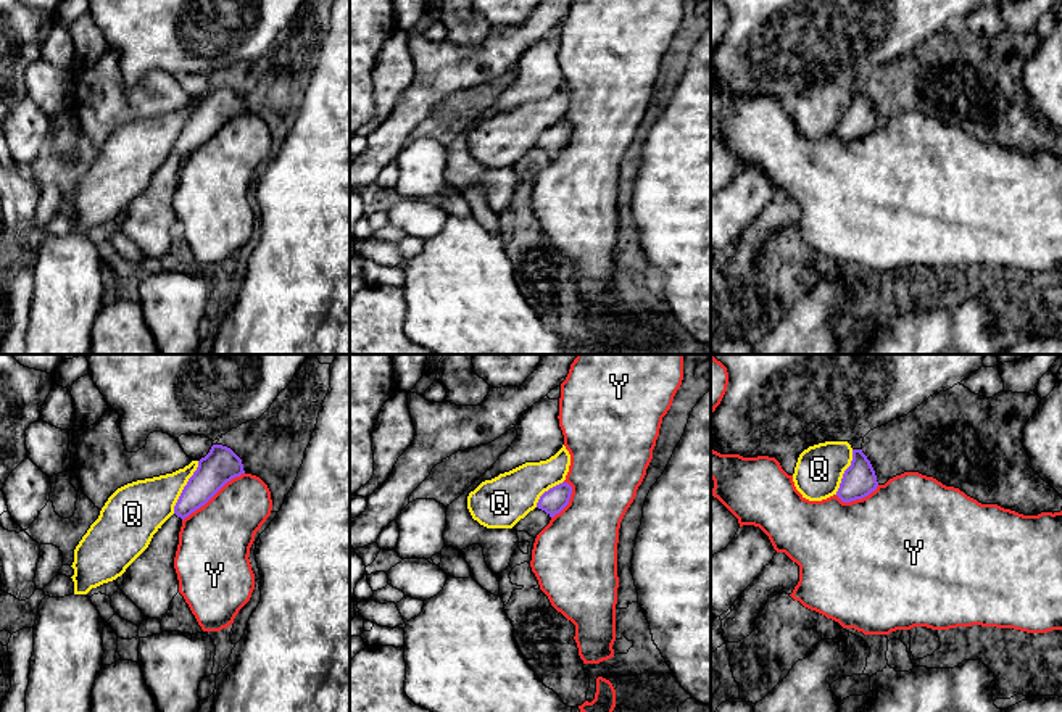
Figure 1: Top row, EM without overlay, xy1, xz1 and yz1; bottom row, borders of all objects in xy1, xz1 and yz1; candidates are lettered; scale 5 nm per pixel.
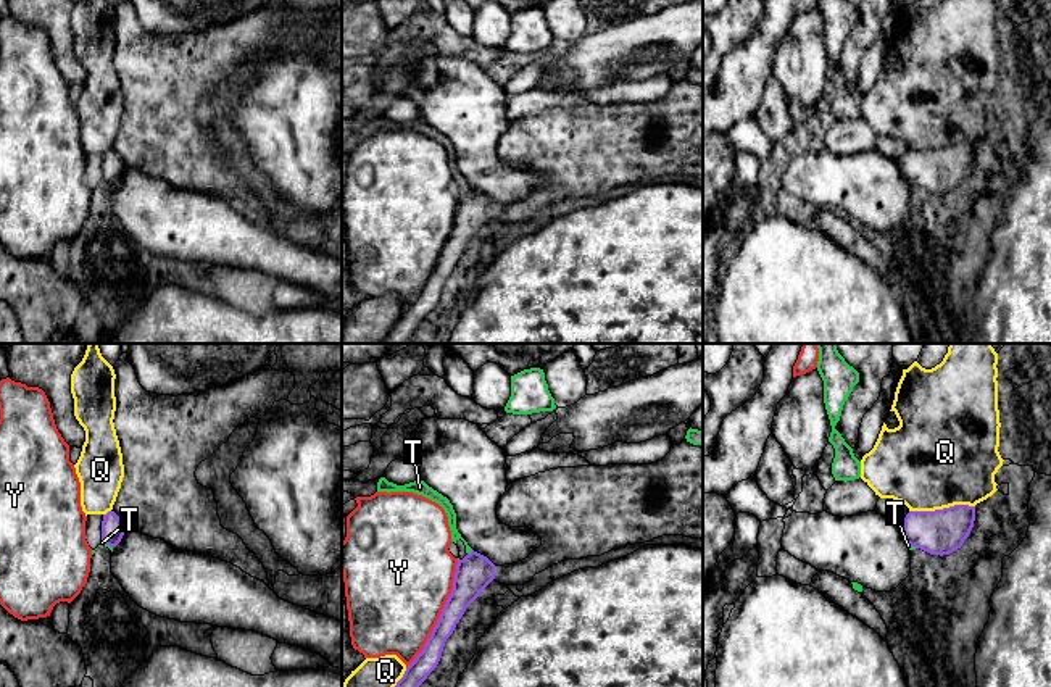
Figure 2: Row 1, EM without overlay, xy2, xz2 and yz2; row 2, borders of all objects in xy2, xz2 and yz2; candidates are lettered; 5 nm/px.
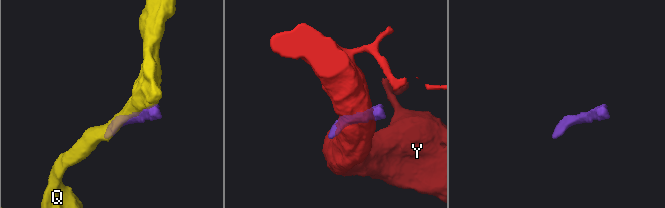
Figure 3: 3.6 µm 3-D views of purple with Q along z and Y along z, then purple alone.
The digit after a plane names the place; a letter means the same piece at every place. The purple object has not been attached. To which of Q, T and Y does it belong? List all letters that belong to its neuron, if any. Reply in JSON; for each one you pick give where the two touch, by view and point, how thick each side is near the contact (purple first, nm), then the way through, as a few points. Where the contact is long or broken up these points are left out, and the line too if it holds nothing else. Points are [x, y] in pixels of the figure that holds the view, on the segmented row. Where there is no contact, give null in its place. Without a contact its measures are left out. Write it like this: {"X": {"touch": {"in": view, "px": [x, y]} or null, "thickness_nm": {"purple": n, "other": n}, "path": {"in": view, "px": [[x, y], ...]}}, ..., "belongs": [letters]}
{"belongs": []}

